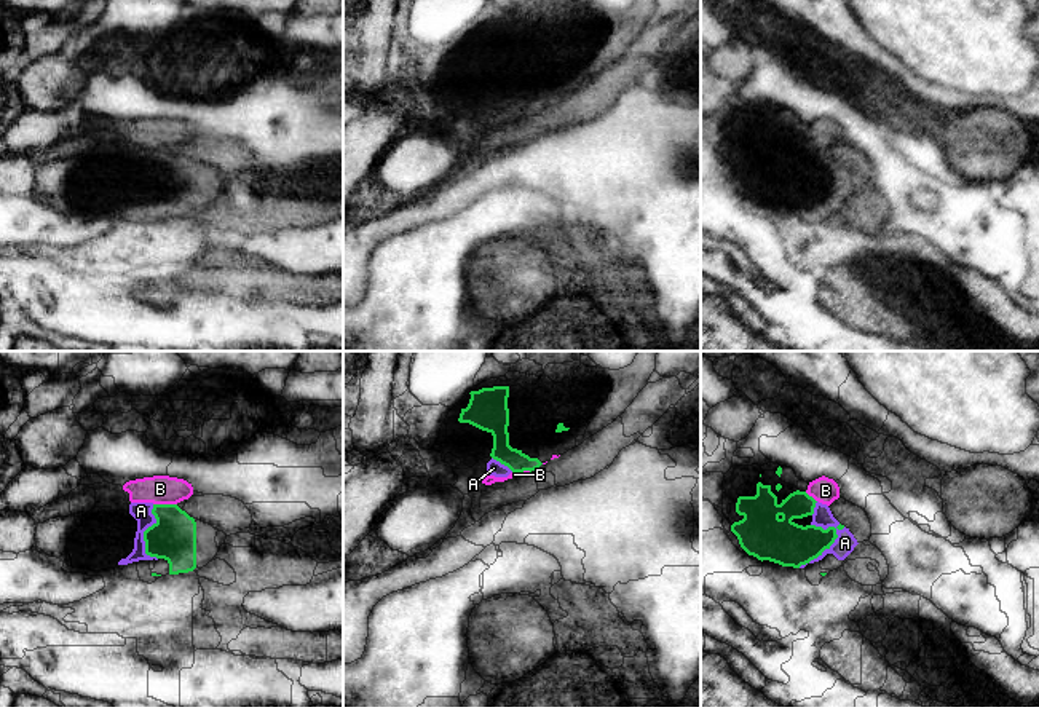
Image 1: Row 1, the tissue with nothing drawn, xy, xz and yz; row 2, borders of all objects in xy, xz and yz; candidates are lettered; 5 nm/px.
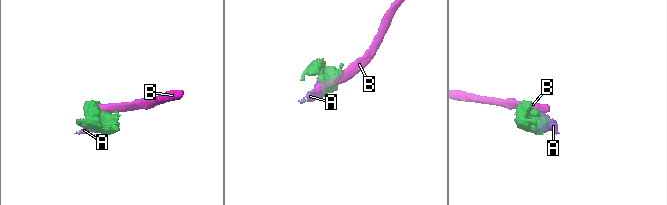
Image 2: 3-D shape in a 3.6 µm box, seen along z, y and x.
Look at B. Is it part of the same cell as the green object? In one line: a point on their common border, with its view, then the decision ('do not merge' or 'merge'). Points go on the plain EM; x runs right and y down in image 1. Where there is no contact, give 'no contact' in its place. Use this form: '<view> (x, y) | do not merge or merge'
xy (165, 147) | do not merge

